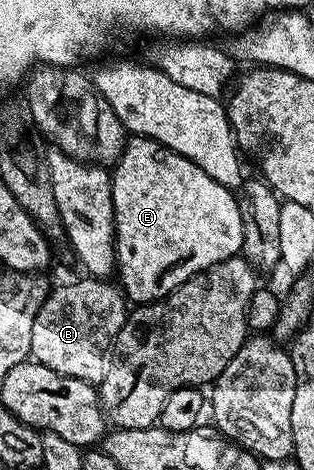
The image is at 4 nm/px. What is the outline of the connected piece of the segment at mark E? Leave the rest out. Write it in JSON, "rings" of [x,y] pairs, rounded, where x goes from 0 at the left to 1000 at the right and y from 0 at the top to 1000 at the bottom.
{"rings":[[[417,289],[360,355],[354,415],[366,445],[366,564],[376,606],[420,645],[465,647],[535,634],[605,591],[752,547],[771,528],[761,423],[678,374],[640,366],[615,340],[535,319],[500,298]]]}

